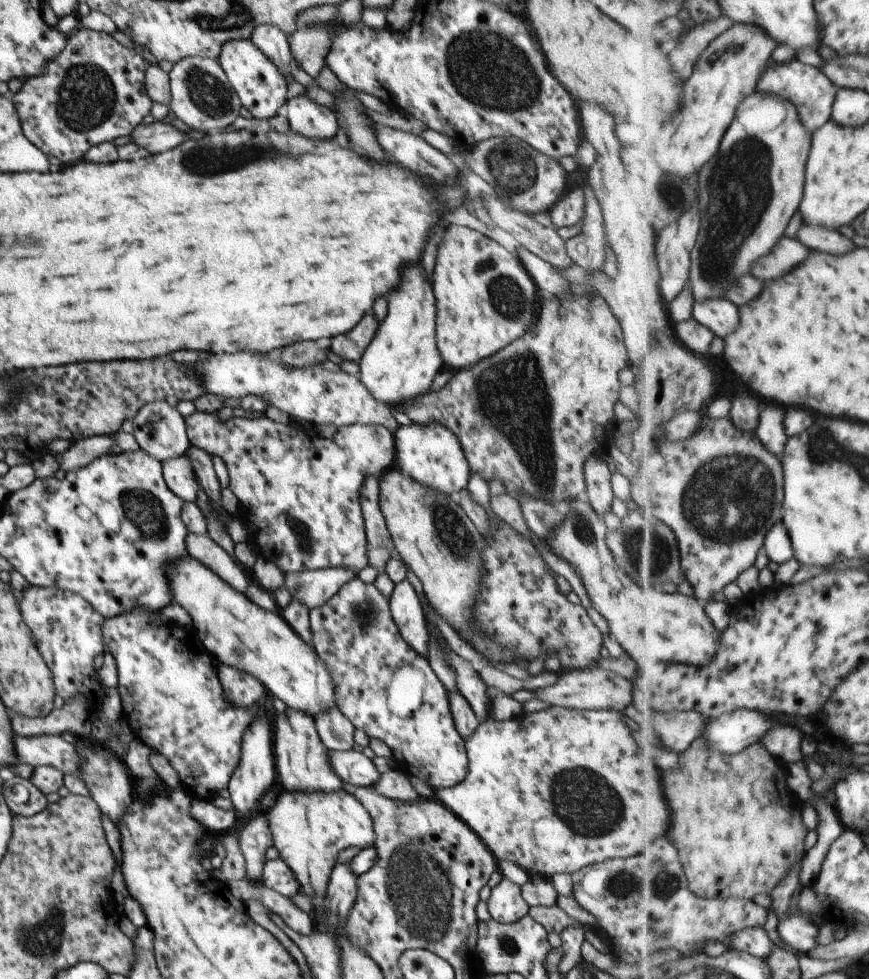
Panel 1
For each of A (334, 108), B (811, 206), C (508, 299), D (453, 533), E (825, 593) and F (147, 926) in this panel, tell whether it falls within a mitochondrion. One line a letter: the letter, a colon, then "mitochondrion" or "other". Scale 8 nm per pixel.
A: other
B: other
C: mitochondrion
D: mitochondrion
E: other
F: other

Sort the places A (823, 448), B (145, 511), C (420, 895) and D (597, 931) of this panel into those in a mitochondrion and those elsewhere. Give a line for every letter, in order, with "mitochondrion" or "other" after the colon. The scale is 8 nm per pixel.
A: mitochondrion
B: mitochondrion
C: mitochondrion
D: other

